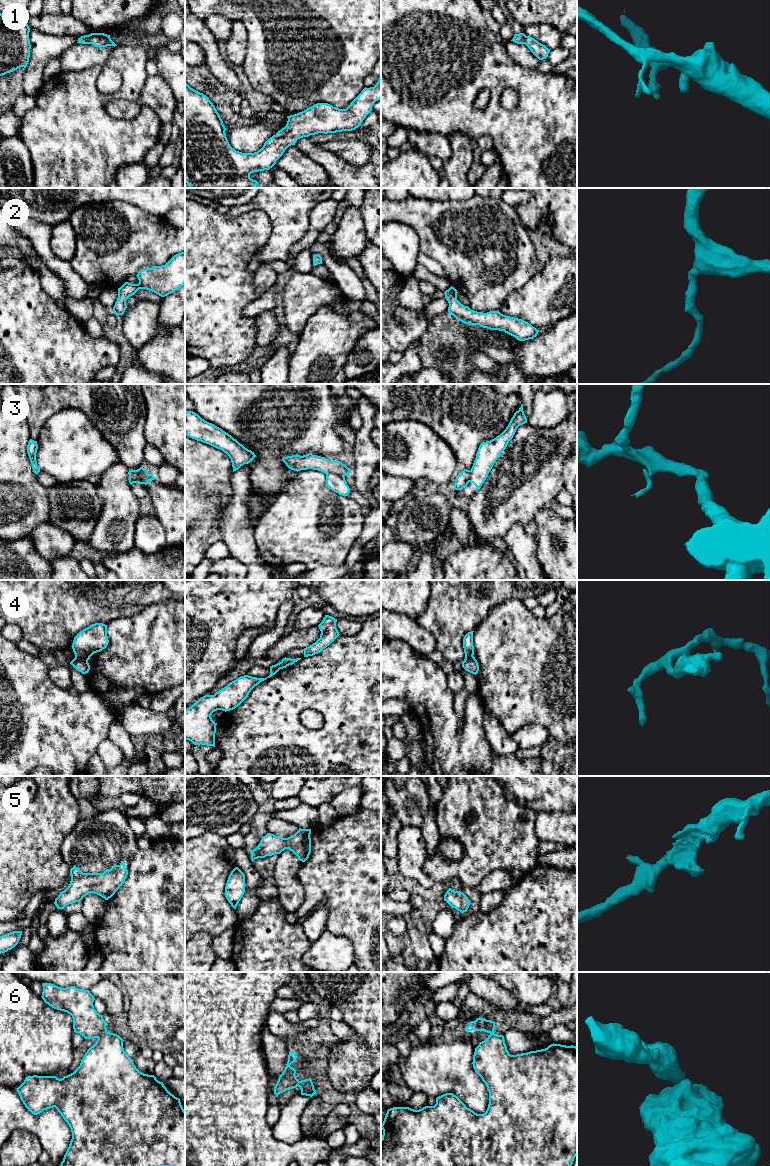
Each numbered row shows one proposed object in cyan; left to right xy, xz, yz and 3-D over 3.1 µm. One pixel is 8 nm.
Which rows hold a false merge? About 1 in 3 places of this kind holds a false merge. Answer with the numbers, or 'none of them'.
3, 4, 6

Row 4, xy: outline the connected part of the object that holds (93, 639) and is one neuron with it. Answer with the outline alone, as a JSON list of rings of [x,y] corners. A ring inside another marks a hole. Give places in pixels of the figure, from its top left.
[[[95,623],[80,631],[71,647],[76,658],[89,660],[94,653],[105,649],[108,643],[107,625]]]

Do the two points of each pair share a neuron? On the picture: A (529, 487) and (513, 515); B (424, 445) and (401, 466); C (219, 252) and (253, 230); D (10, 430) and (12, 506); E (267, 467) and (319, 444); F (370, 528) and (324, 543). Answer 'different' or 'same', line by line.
A: same
B: same
C: same
D: same
E: same
F: different

